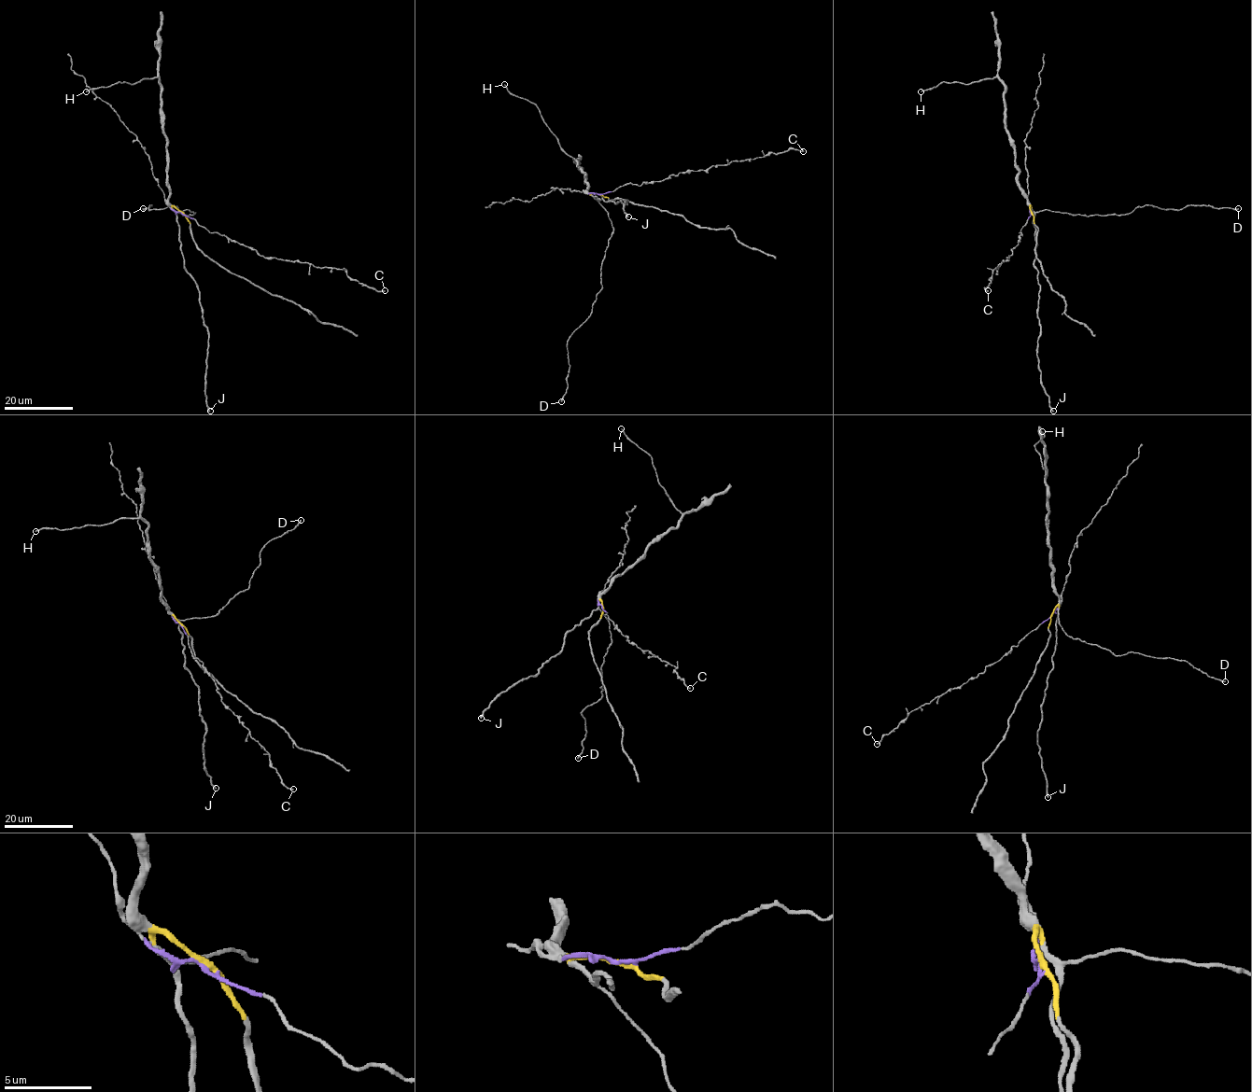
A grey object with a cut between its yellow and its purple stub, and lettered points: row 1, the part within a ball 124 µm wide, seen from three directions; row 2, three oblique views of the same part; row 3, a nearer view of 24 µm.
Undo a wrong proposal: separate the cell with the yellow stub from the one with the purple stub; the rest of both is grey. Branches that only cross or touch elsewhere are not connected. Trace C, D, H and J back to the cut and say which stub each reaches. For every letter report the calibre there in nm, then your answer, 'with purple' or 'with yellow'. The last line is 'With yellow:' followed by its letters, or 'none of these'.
C: 200 nm thick; with purple
D: 240 nm thick; with yellow
H: 180 nm thick; with yellow
J: 360 nm thick; with yellow
With yellow: D, H, J

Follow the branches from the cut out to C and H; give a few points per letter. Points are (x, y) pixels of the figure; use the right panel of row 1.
C: (1031, 213), (1012, 254), (993, 270), (985, 288), (988, 290)
H: (1031, 213), (1018, 182), (1015, 146), (1005, 128), (1004, 84), (997, 76), (968, 84), (942, 82), (921, 91)

